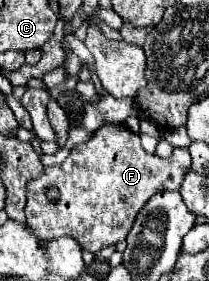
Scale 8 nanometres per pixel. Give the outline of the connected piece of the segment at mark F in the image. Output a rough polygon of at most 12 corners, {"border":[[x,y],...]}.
{"border":[[104,123],[30,181],[26,227],[98,253],[178,191],[187,148]]}

